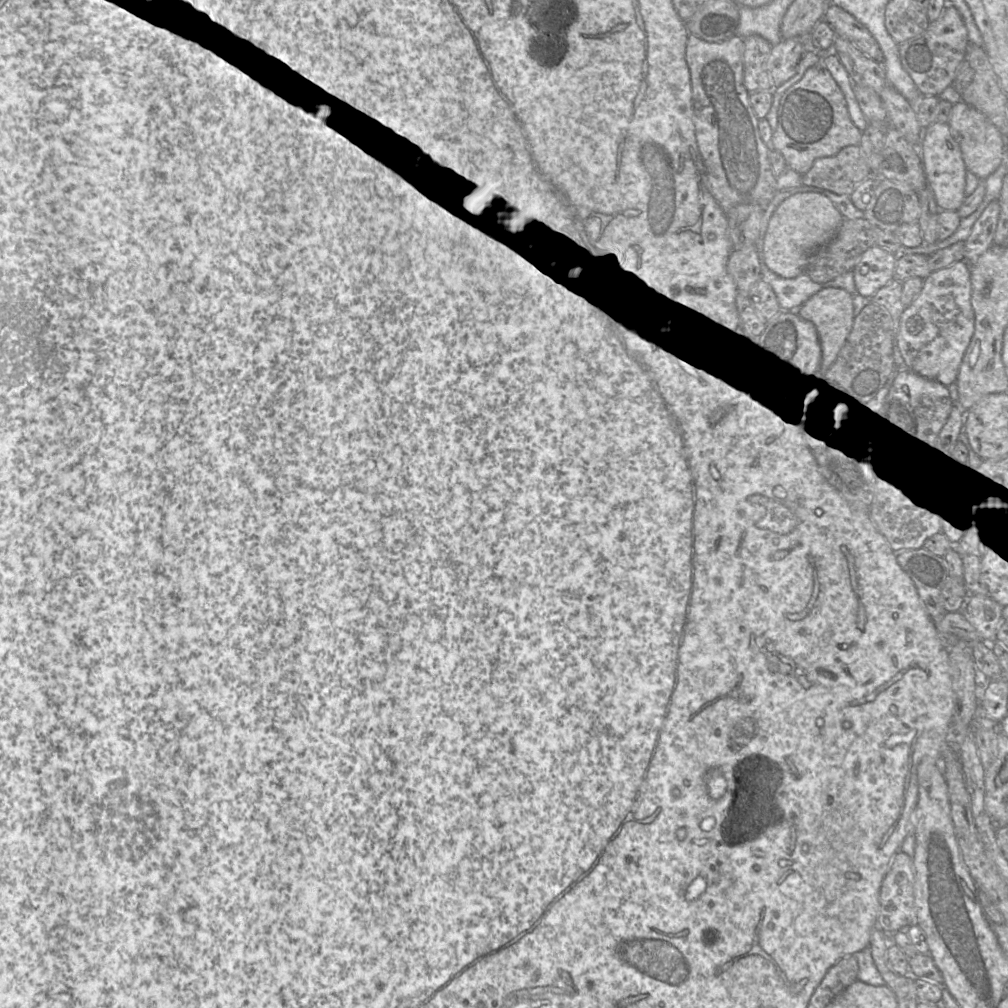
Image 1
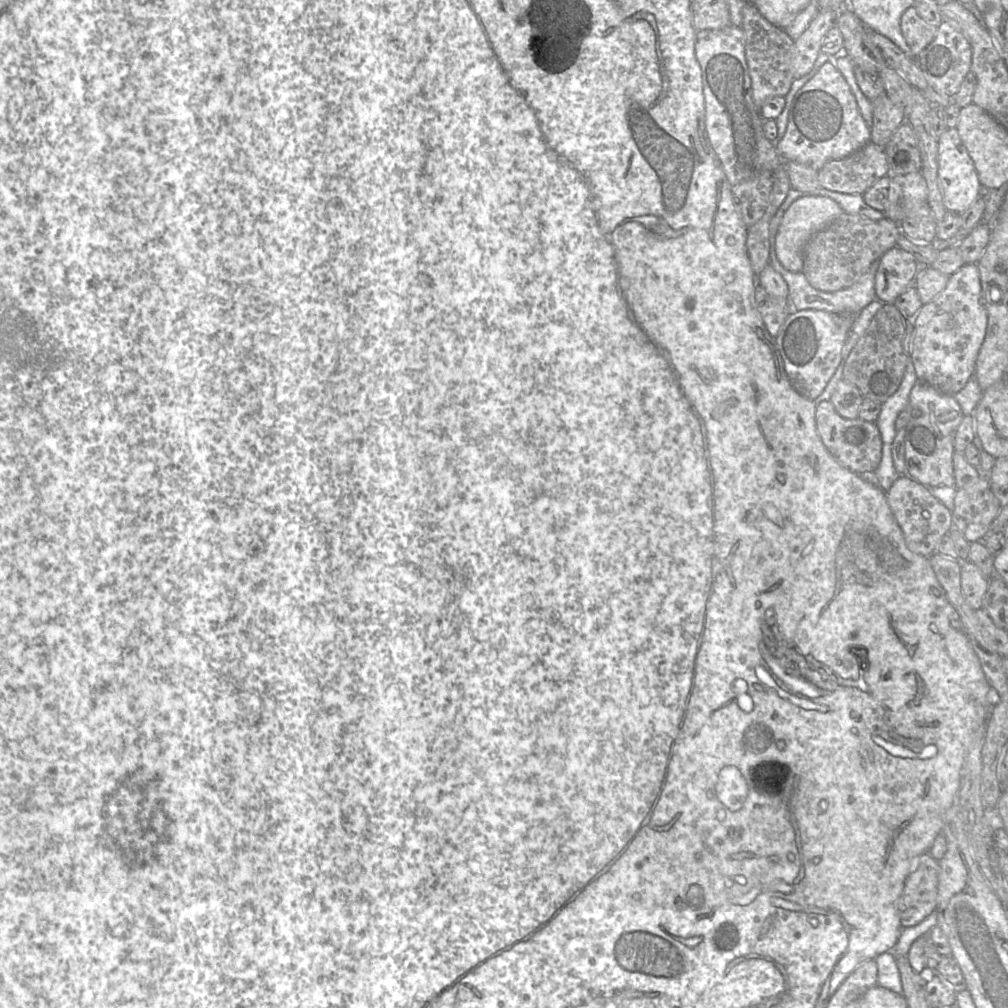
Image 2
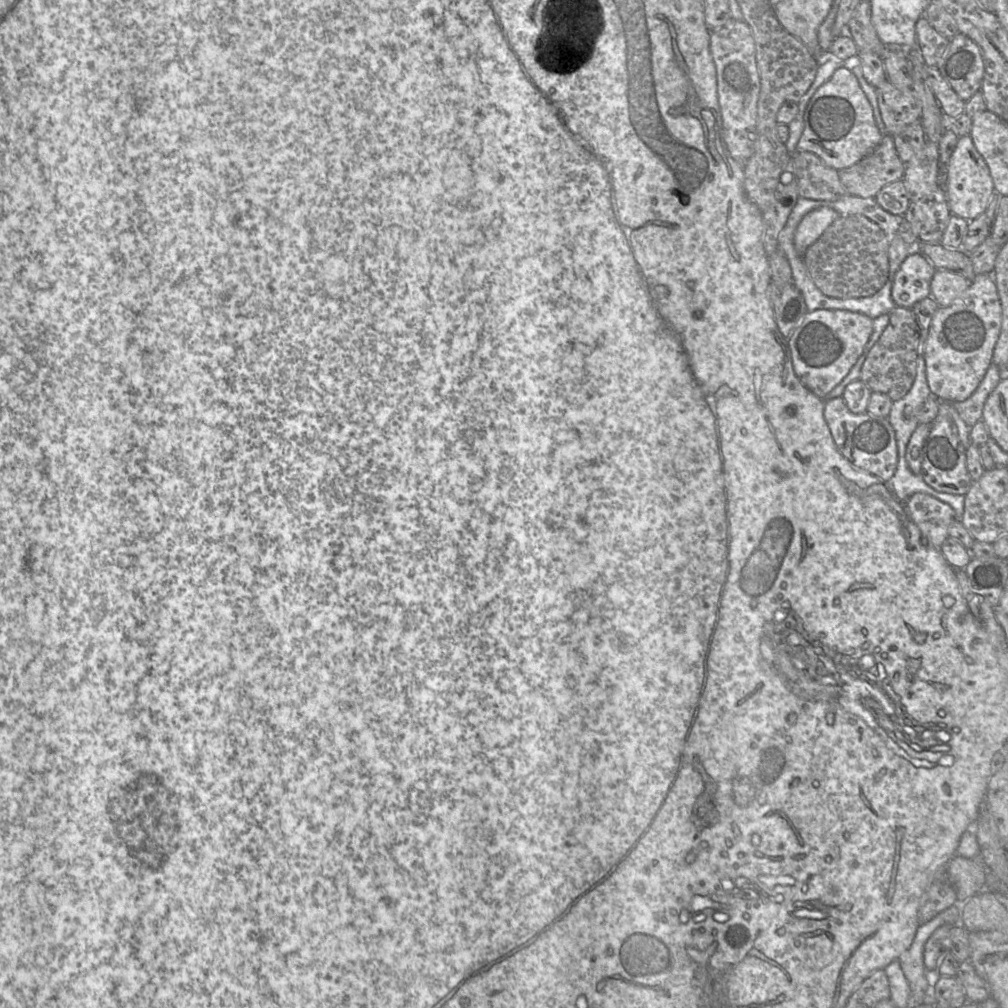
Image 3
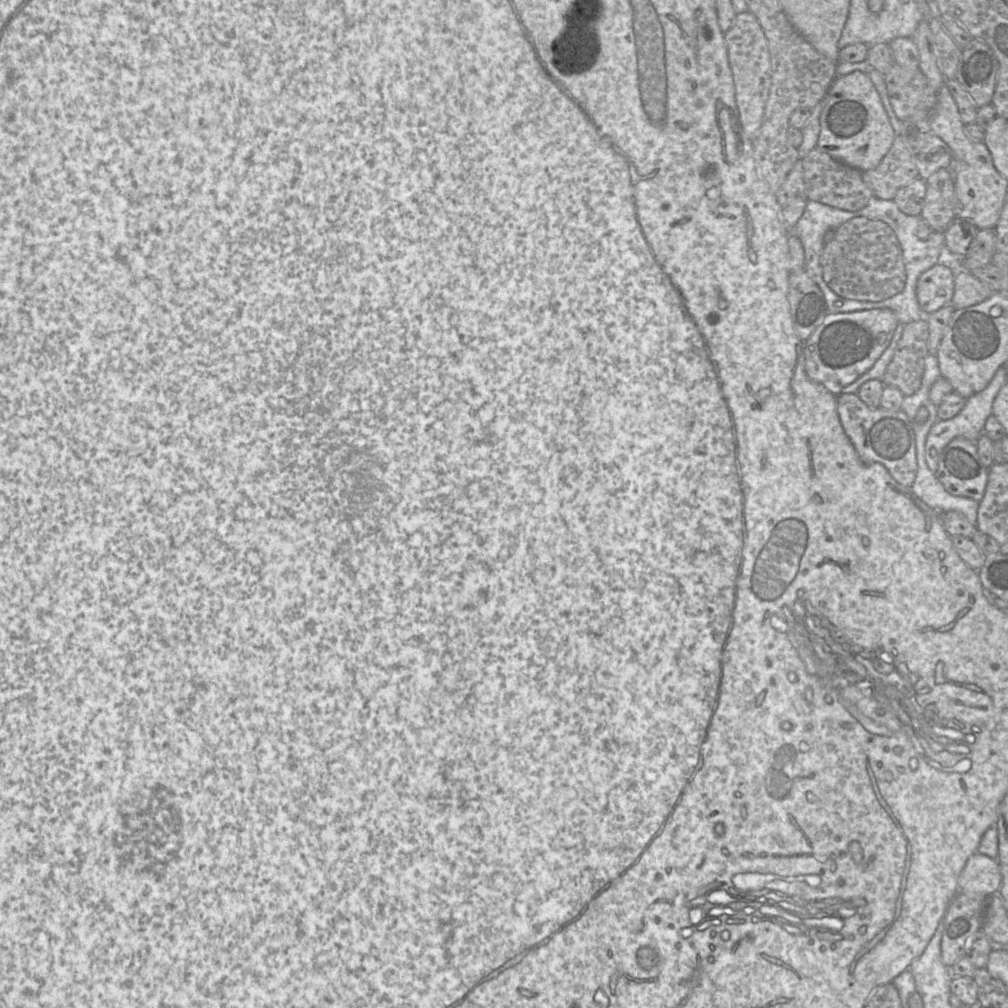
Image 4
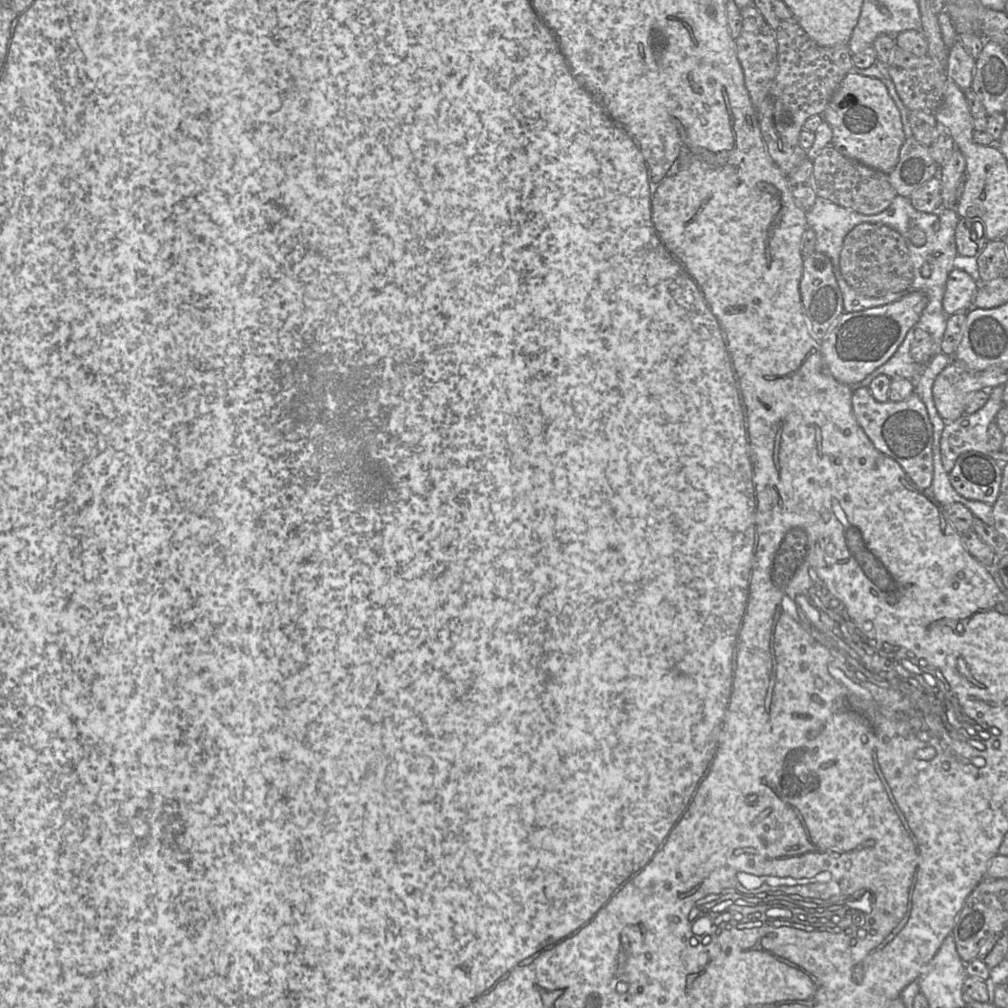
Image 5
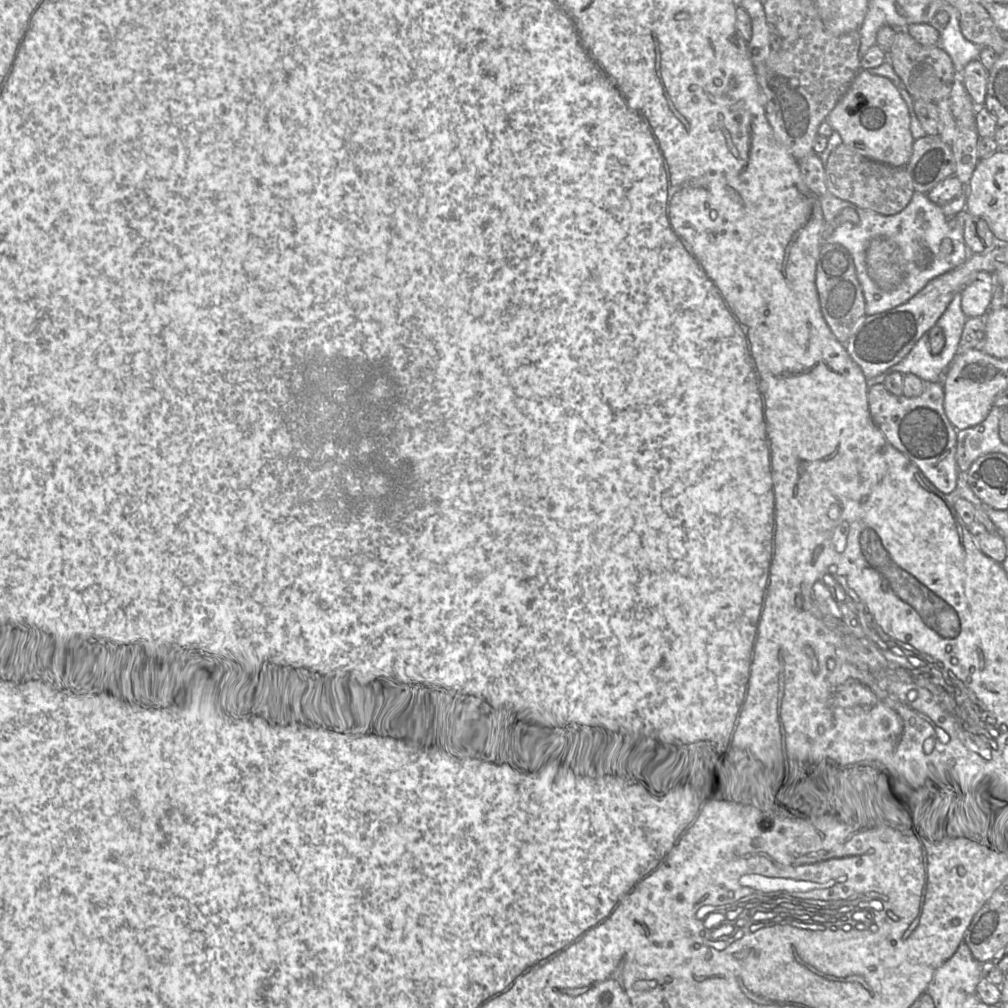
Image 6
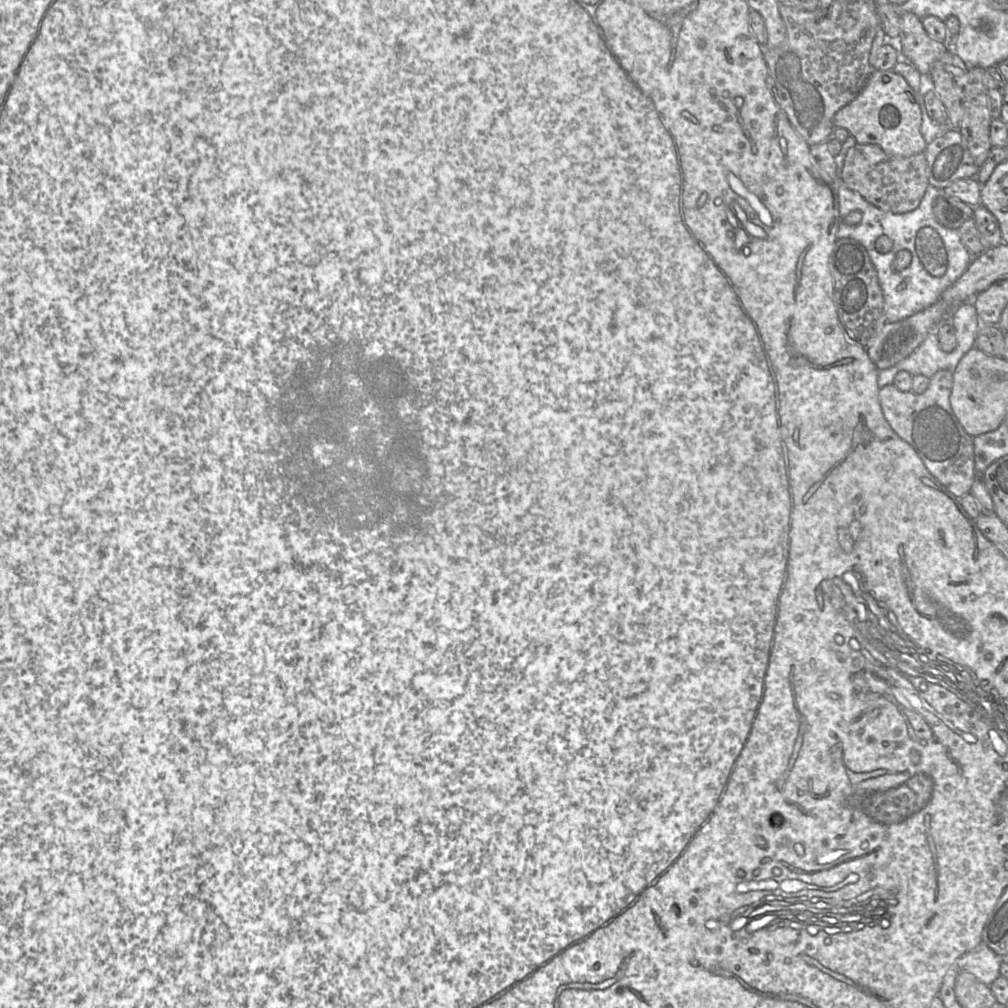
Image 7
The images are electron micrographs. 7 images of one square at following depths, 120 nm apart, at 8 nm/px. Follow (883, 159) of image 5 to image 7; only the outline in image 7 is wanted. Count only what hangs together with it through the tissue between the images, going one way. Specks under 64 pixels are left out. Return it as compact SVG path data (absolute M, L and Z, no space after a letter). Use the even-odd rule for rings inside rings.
M873 70L859 95L834 116L835 127L846 129L858 144L880 146L890 156L908 157L924 152L927 142L921 133L922 111L913 89L893 71Z

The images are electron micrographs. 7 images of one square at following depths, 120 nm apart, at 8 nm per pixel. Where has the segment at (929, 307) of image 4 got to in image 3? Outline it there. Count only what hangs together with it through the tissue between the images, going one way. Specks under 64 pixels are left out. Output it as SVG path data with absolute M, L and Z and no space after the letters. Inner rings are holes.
M921 253L908 255L891 279L891 295L899 307L911 308L916 302L930 296L930 284L936 267Z

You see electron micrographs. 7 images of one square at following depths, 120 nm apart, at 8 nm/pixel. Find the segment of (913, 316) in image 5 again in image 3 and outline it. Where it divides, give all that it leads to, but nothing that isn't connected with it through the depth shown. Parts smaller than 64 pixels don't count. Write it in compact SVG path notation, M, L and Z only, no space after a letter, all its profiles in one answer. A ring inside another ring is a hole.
M816 309L809 311L801 324L788 338L792 367L800 381L819 398L826 401L827 395L839 384L855 365L873 332L873 318L858 312L839 309Z

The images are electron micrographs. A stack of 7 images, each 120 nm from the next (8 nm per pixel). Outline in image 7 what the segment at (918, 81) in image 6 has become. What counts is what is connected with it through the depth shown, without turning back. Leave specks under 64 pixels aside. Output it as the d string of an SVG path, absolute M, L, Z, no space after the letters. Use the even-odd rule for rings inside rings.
M899 12L899 16L900 34L893 46L921 75L928 75L932 64L948 49L927 34L918 16L911 12Z

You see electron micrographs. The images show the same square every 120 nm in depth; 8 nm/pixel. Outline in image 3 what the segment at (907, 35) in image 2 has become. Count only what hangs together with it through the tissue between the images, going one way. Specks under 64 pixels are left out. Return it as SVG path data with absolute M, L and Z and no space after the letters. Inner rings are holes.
M926 17L918 19L916 37L925 63L936 67L947 49L949 39L933 28Z

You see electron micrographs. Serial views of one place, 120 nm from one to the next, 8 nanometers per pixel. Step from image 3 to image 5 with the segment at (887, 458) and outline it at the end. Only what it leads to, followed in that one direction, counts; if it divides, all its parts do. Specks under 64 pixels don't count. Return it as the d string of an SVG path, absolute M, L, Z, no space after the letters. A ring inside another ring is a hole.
M868 386L857 388L852 393L852 408L858 424L862 427L874 446L897 461L911 480L922 489L930 489L934 474L933 425L929 419L925 404L915 393L900 402L878 402L871 394Z

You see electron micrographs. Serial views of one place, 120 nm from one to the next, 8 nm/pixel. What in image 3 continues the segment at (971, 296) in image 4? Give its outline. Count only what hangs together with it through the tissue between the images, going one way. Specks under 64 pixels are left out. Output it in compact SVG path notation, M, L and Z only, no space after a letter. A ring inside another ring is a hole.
M936 269L930 284L930 296L939 306L949 306L970 286L971 280L947 269Z

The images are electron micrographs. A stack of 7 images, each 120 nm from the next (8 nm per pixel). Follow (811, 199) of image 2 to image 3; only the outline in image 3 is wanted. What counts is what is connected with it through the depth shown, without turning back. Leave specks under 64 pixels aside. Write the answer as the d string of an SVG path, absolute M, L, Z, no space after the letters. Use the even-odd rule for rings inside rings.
M828 206L819 207L806 214L796 228L794 247L803 256L809 246L815 243L840 214Z

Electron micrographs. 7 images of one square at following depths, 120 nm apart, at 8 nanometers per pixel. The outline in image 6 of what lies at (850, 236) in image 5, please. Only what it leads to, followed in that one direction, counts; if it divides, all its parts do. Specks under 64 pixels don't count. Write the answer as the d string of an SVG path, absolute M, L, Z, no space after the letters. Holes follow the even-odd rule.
M873 238L866 250L865 261L869 276L884 291L895 289L904 279L902 251L889 238Z

